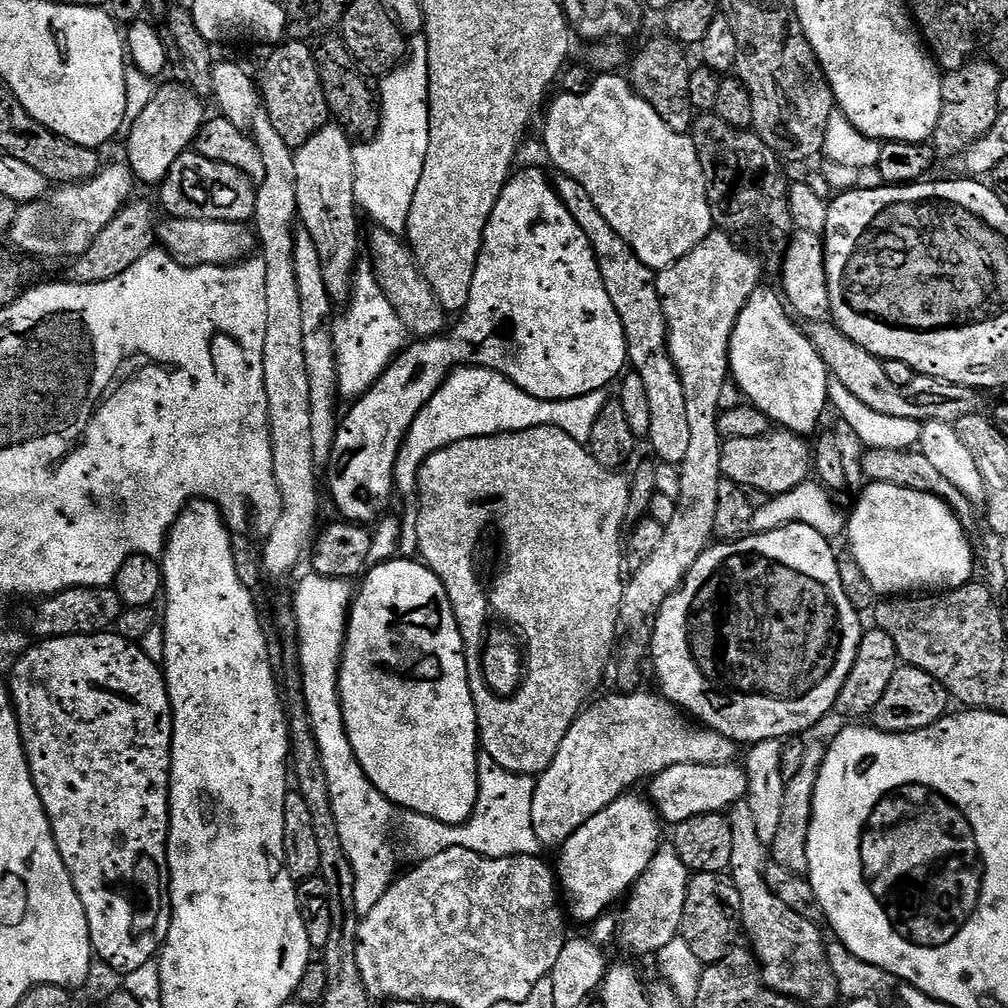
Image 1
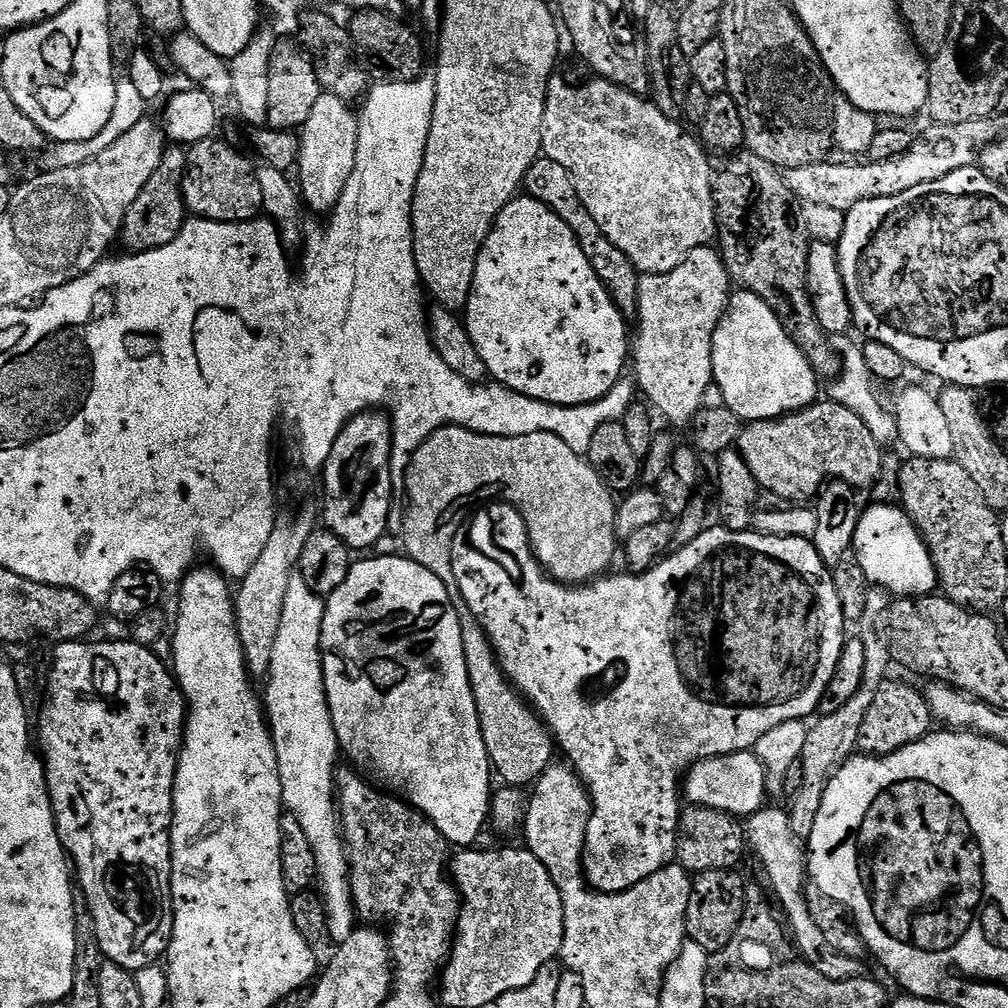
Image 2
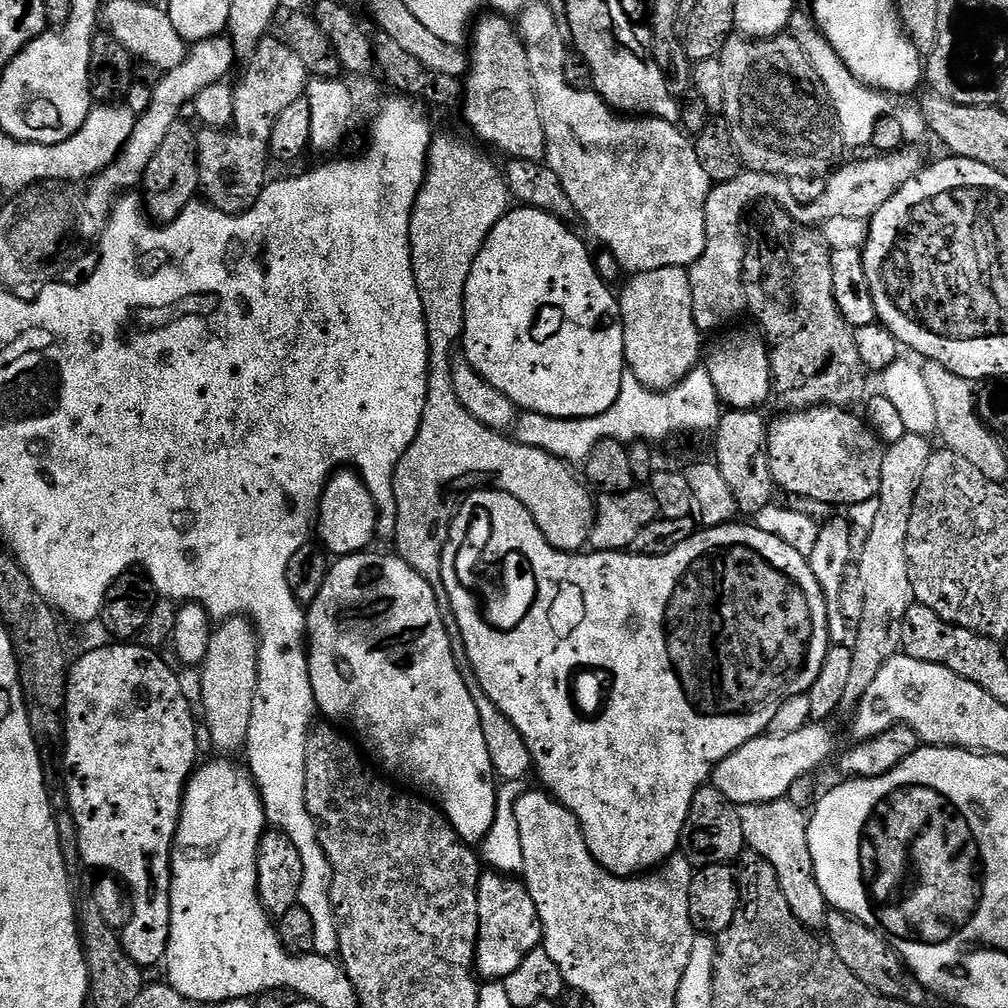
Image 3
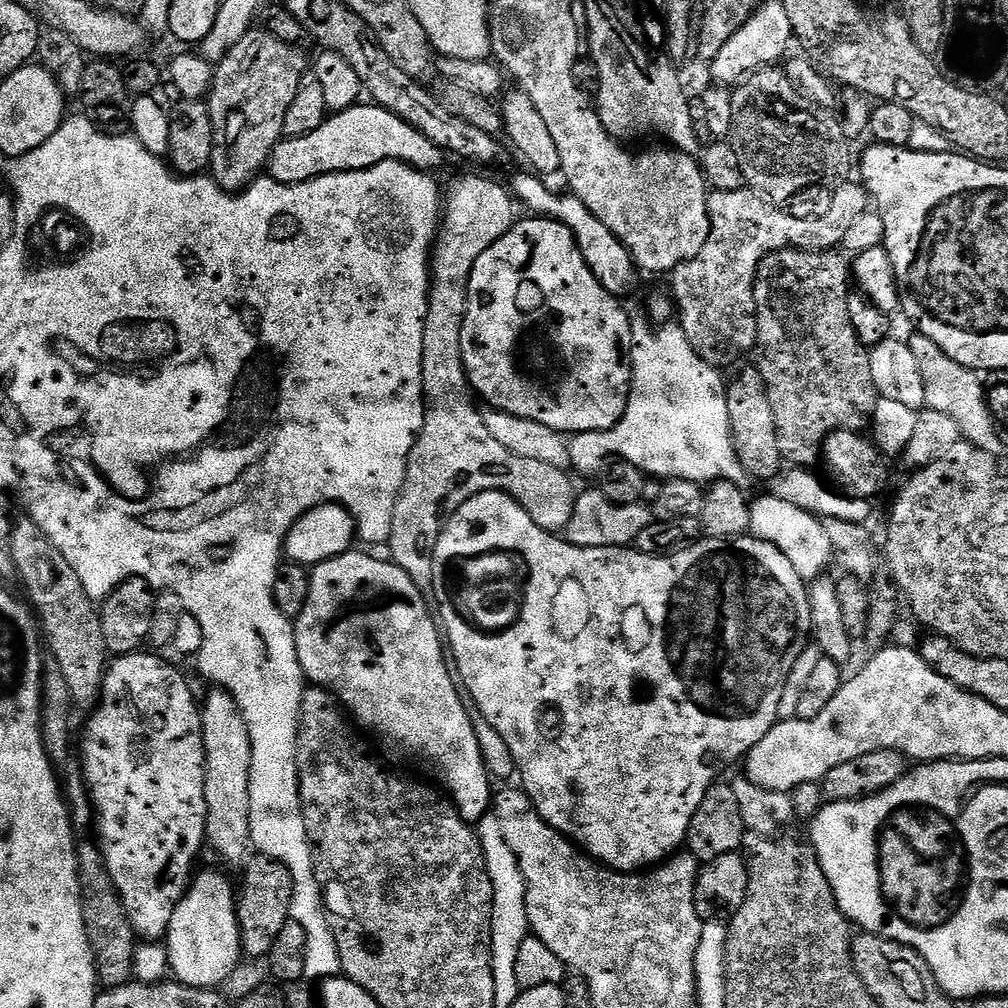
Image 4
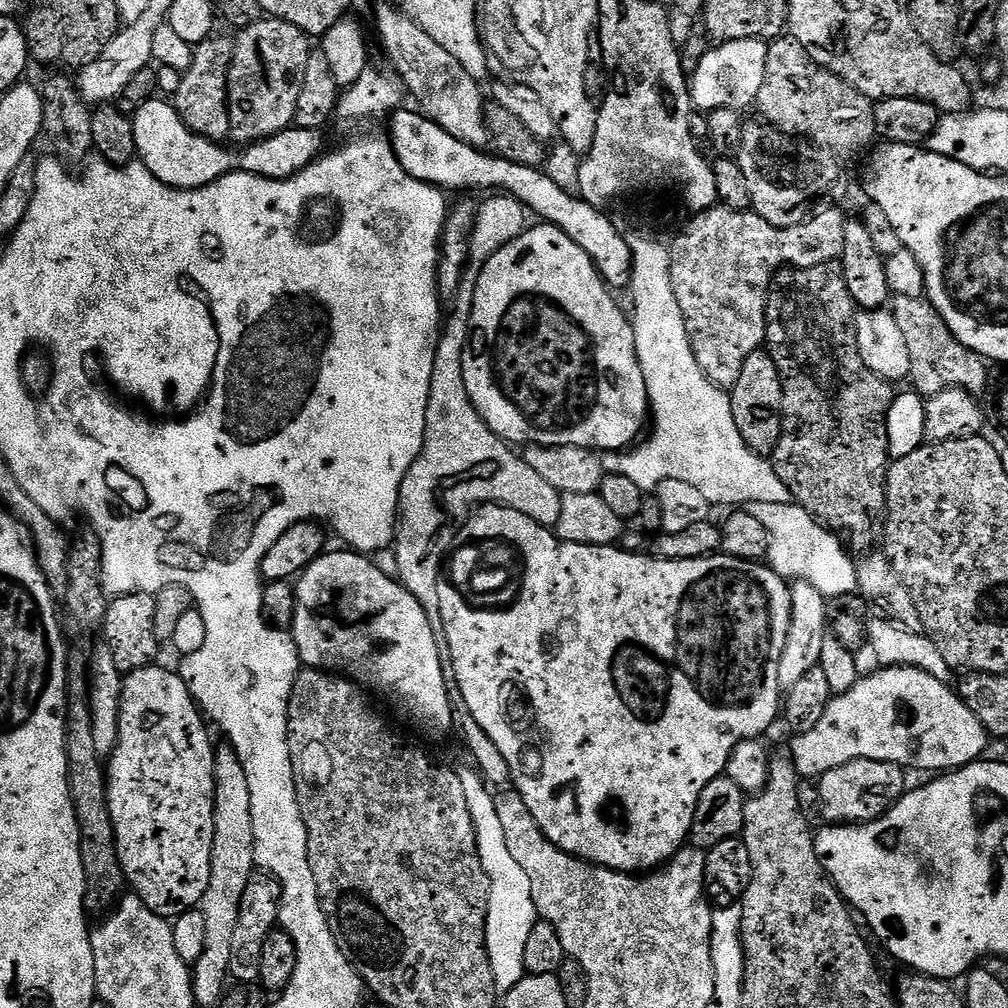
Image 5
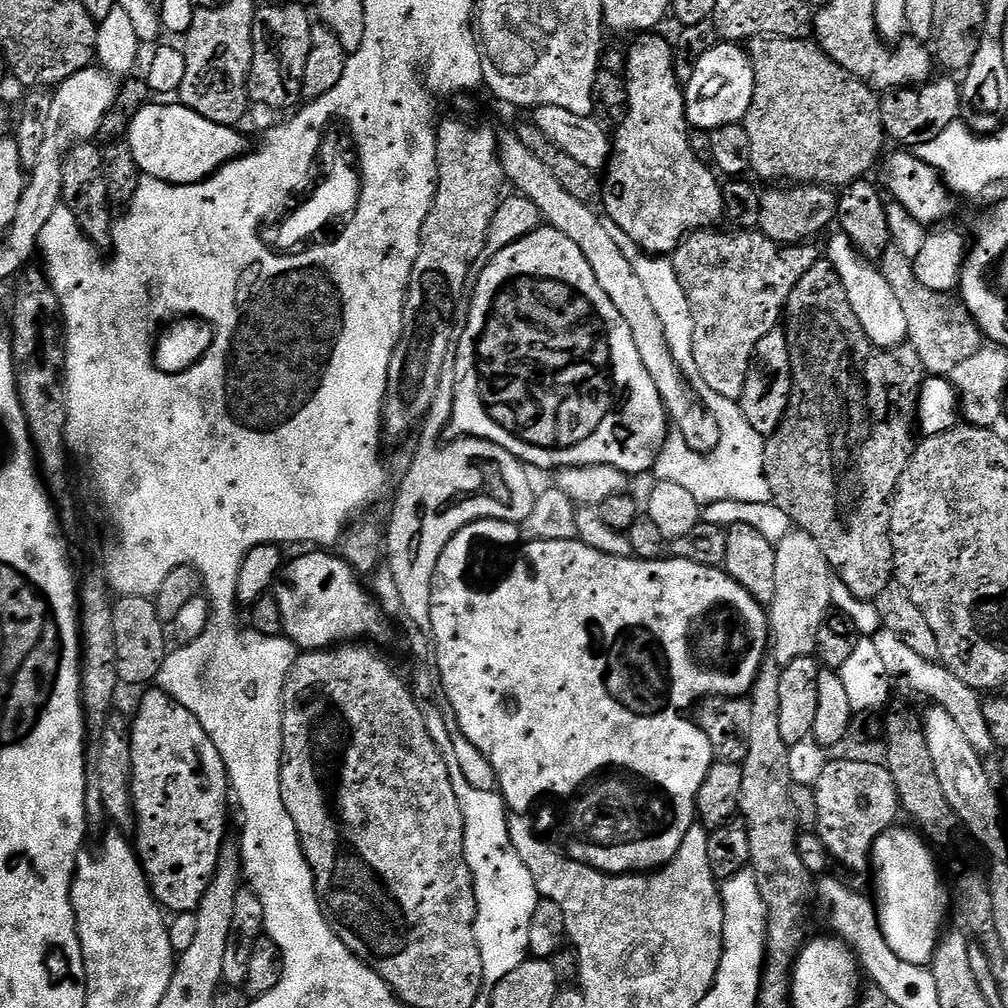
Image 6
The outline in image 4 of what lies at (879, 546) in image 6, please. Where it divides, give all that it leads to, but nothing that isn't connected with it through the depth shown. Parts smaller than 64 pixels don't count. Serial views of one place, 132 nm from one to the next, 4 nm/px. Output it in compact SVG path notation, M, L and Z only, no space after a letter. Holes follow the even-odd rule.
M783 248L770 253L758 266L758 274L754 282L754 302L756 303L756 321L758 322L758 334L754 349L754 367L762 374L762 382L766 385L766 394L770 398L770 410L774 410L774 426L778 434L778 450L781 461L792 466L808 466L812 459L817 459L822 445L832 432L859 432L863 433L872 423L874 406L878 399L874 374L870 370L870 352L854 334L854 322L850 322L850 264L840 257L836 250L827 252L803 252L800 248Z

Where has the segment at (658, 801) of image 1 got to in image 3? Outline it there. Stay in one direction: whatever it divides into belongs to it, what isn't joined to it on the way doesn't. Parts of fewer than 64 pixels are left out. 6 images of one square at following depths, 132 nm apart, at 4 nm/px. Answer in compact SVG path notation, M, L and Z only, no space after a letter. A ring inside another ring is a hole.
M809 722L802 730L785 736L755 736L746 746L734 750L712 771L711 787L722 790L734 805L765 804L771 800L783 800L790 786L798 778L815 773L832 756L832 736L825 725Z

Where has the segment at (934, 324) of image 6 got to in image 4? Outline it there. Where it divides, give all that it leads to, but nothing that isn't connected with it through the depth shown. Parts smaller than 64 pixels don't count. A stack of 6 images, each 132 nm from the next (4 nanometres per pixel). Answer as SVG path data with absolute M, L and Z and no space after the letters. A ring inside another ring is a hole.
M913 334L912 337L907 337L906 343L910 354L914 354L918 361L918 370L922 370L922 386L926 390L925 405L938 410L938 414L947 414L949 418L954 418L954 422L958 422L961 437L967 443L978 446L978 450L986 450L986 454L991 456L1003 457L1006 446L1002 438L998 438L996 423L988 405L986 384L980 381L983 380L981 373L954 362L954 358L934 346L930 338Z

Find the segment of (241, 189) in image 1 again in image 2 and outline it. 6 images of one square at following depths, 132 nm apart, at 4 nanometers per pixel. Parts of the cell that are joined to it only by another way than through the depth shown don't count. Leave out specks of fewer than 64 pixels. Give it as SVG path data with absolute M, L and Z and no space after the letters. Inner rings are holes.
M210 137L187 149L188 168L184 171L182 182L185 209L193 217L201 220L222 220L237 224L255 220L261 215L264 203L262 202L262 186L258 182L253 165L248 165L246 157L240 156L232 147L217 140L215 137Z

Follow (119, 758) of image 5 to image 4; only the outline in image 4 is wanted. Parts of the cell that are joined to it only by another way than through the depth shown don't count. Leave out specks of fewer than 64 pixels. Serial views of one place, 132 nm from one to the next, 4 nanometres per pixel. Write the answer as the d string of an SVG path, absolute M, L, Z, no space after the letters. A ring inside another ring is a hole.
M147 651L133 652L130 656L117 656L109 663L104 674L104 684L100 687L100 699L88 720L88 729L84 732L84 760L82 771L84 781L88 784L88 795L92 798L94 809L94 828L98 833L100 852L104 855L104 864L108 867L110 878L120 892L126 914L130 918L136 935L144 942L160 942L165 939L170 918L174 918L174 910L184 897L188 885L194 879L196 859L200 856L200 847L205 847L208 831L208 811L206 810L206 774L204 763L204 735L200 721L201 709L198 700L192 697L192 688L184 681L184 676L172 664L159 660L156 656L147 656Z

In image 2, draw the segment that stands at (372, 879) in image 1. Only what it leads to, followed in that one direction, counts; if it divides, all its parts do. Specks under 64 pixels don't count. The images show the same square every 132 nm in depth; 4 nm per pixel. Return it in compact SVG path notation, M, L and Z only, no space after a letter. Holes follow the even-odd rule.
M293 574L290 578L290 584L286 590L286 598L284 599L284 609L282 610L282 624L278 626L278 642L274 642L274 658L270 662L270 670L266 677L268 689L262 692L262 707L266 713L268 729L272 731L272 741L276 747L276 757L278 758L278 774L282 782L282 804L286 809L287 815L298 818L298 826L302 826L302 831L306 833L306 838L310 838L310 846L314 850L314 858L316 859L316 879L318 881L318 891L324 899L324 909L328 911L328 936L337 945L346 942L346 938L350 938L350 934L355 932L358 927L358 917L356 915L356 907L352 905L352 881L350 879L350 869L348 866L348 850L344 847L344 837L338 819L338 804L334 797L336 791L336 774L338 765L336 765L336 756L341 755L340 743L336 741L336 731L332 725L330 718L330 706L328 699L324 693L324 671L322 670L322 662L320 661L320 635L322 634L322 618L324 617L325 601L313 594L310 586L304 584L304 579L298 574Z

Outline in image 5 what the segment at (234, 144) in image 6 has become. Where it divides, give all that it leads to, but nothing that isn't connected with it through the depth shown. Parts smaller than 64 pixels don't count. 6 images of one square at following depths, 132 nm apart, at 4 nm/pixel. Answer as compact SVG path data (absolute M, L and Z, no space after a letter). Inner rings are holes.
M164 98L147 100L131 117L139 163L144 164L163 184L172 188L204 188L213 184L220 176L237 170L253 172L267 180L289 180L308 164L313 164L325 151L324 132L318 128L297 128L282 130L265 140L241 147L240 153L224 148L223 143L213 142L194 134L186 122L176 113L175 107Z

